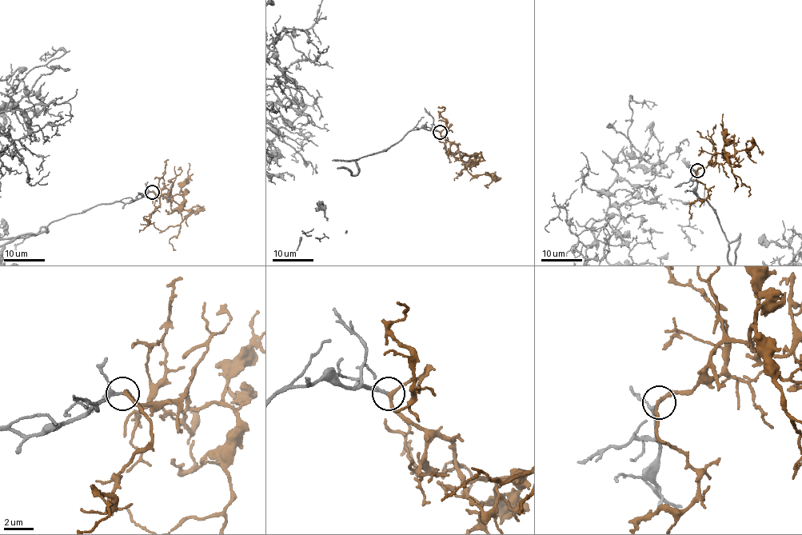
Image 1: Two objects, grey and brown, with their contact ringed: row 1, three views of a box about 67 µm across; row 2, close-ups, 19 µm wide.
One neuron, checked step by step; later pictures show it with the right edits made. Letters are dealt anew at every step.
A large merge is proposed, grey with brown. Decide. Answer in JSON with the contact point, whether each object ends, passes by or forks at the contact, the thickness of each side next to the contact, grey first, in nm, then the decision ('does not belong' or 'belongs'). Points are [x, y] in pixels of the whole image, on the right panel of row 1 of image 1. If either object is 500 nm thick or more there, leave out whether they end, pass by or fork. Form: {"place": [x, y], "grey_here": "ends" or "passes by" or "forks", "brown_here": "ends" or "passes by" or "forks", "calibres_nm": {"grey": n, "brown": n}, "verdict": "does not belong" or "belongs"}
{"place": [697, 170], "grey_here": "passes by", "brown_here": "passes by", "calibres_nm": {"grey": 140, "brown": 200}, "verdict": "belongs"}

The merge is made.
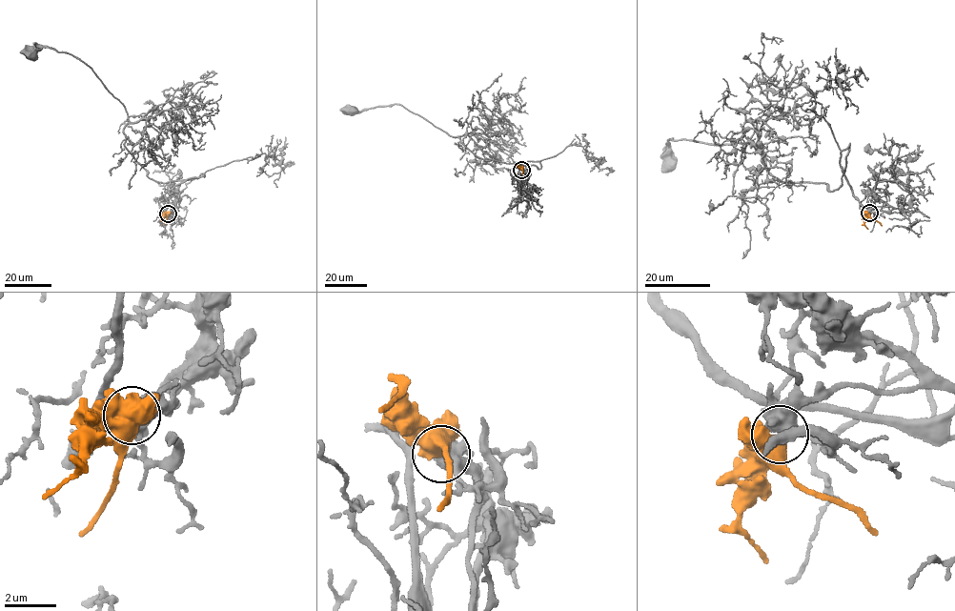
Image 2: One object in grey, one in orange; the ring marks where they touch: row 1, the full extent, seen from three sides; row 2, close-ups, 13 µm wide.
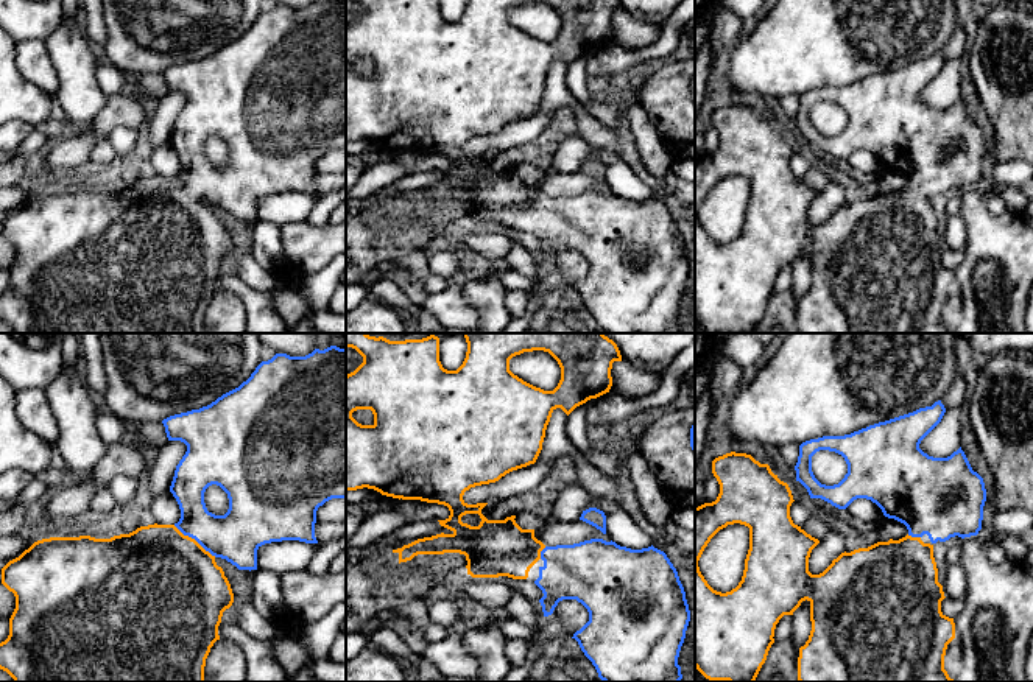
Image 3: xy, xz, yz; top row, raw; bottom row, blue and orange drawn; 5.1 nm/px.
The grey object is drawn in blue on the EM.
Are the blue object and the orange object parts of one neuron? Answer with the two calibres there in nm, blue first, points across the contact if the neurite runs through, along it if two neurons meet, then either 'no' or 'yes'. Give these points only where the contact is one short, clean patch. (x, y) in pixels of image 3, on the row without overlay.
260 nm thick on the blue side, 480 nm on the other; runs through xy (236, 187), (195, 190), (169, 231); yes

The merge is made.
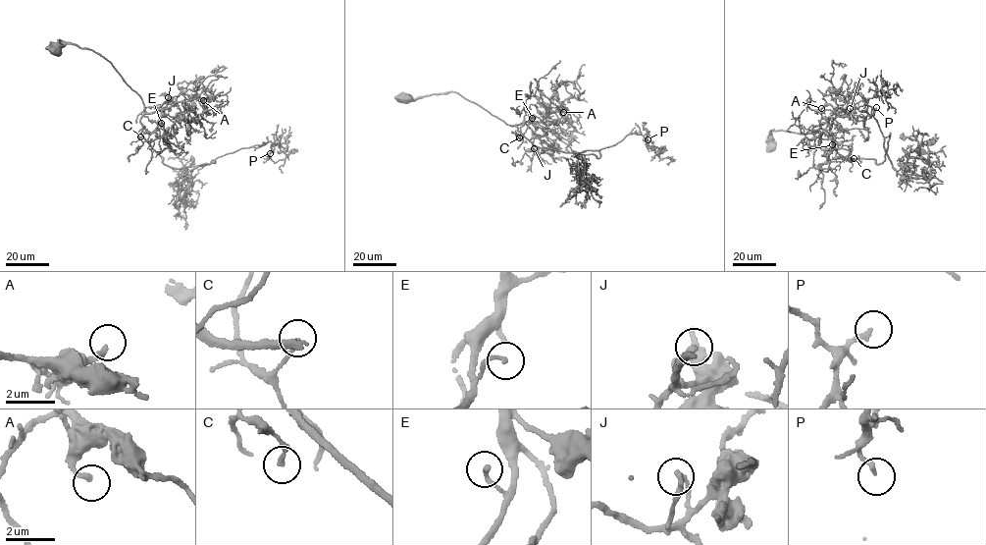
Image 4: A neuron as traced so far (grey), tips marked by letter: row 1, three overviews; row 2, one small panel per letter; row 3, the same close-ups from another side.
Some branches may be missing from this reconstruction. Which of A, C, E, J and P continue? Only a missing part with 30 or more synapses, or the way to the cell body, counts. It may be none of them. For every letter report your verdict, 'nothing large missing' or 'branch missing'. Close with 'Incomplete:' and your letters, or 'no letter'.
A: nothing large missing
C: nothing large missing
E: nothing large missing
J: nothing large missing
P: nothing large missing
Incomplete: no letter

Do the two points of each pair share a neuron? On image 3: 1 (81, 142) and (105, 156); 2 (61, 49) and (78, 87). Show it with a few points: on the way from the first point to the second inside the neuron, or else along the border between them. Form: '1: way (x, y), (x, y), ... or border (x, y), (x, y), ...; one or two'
1: border (106, 137), (92, 148), (89, 165); two
2: way (70, 58), (75, 63), (77, 78); one

